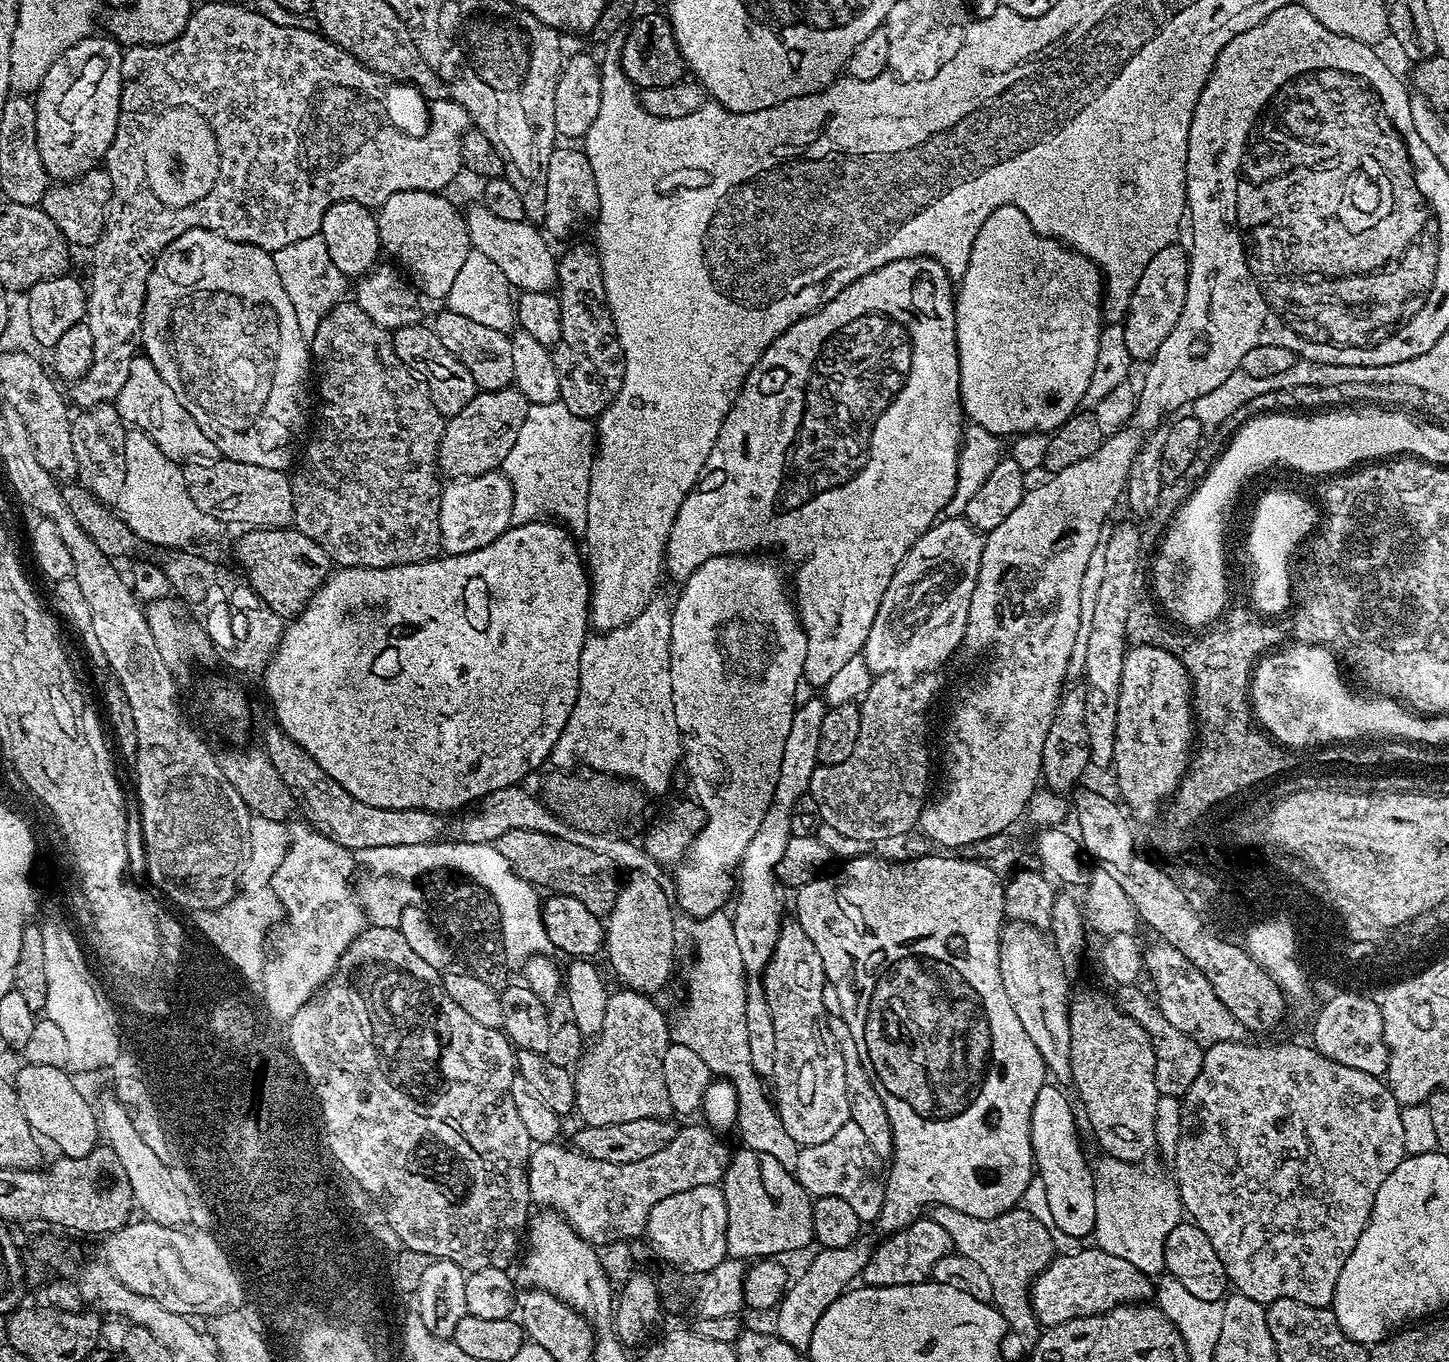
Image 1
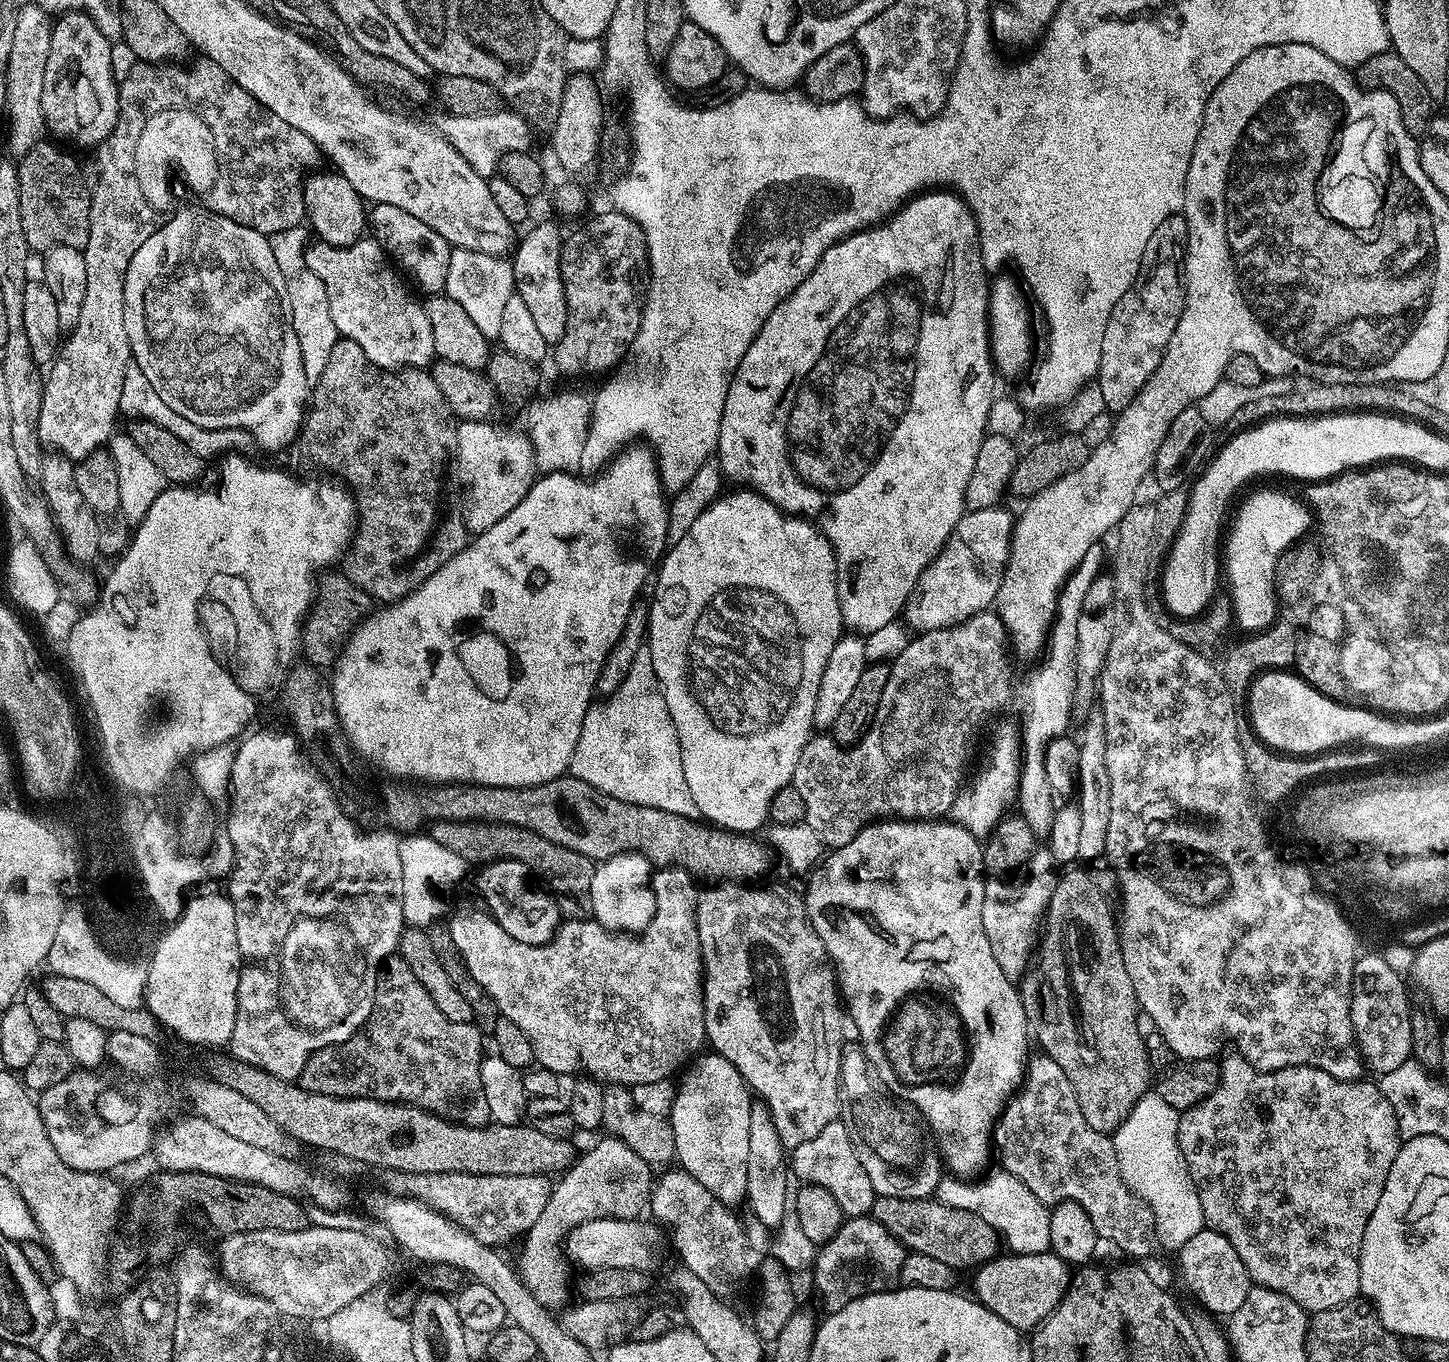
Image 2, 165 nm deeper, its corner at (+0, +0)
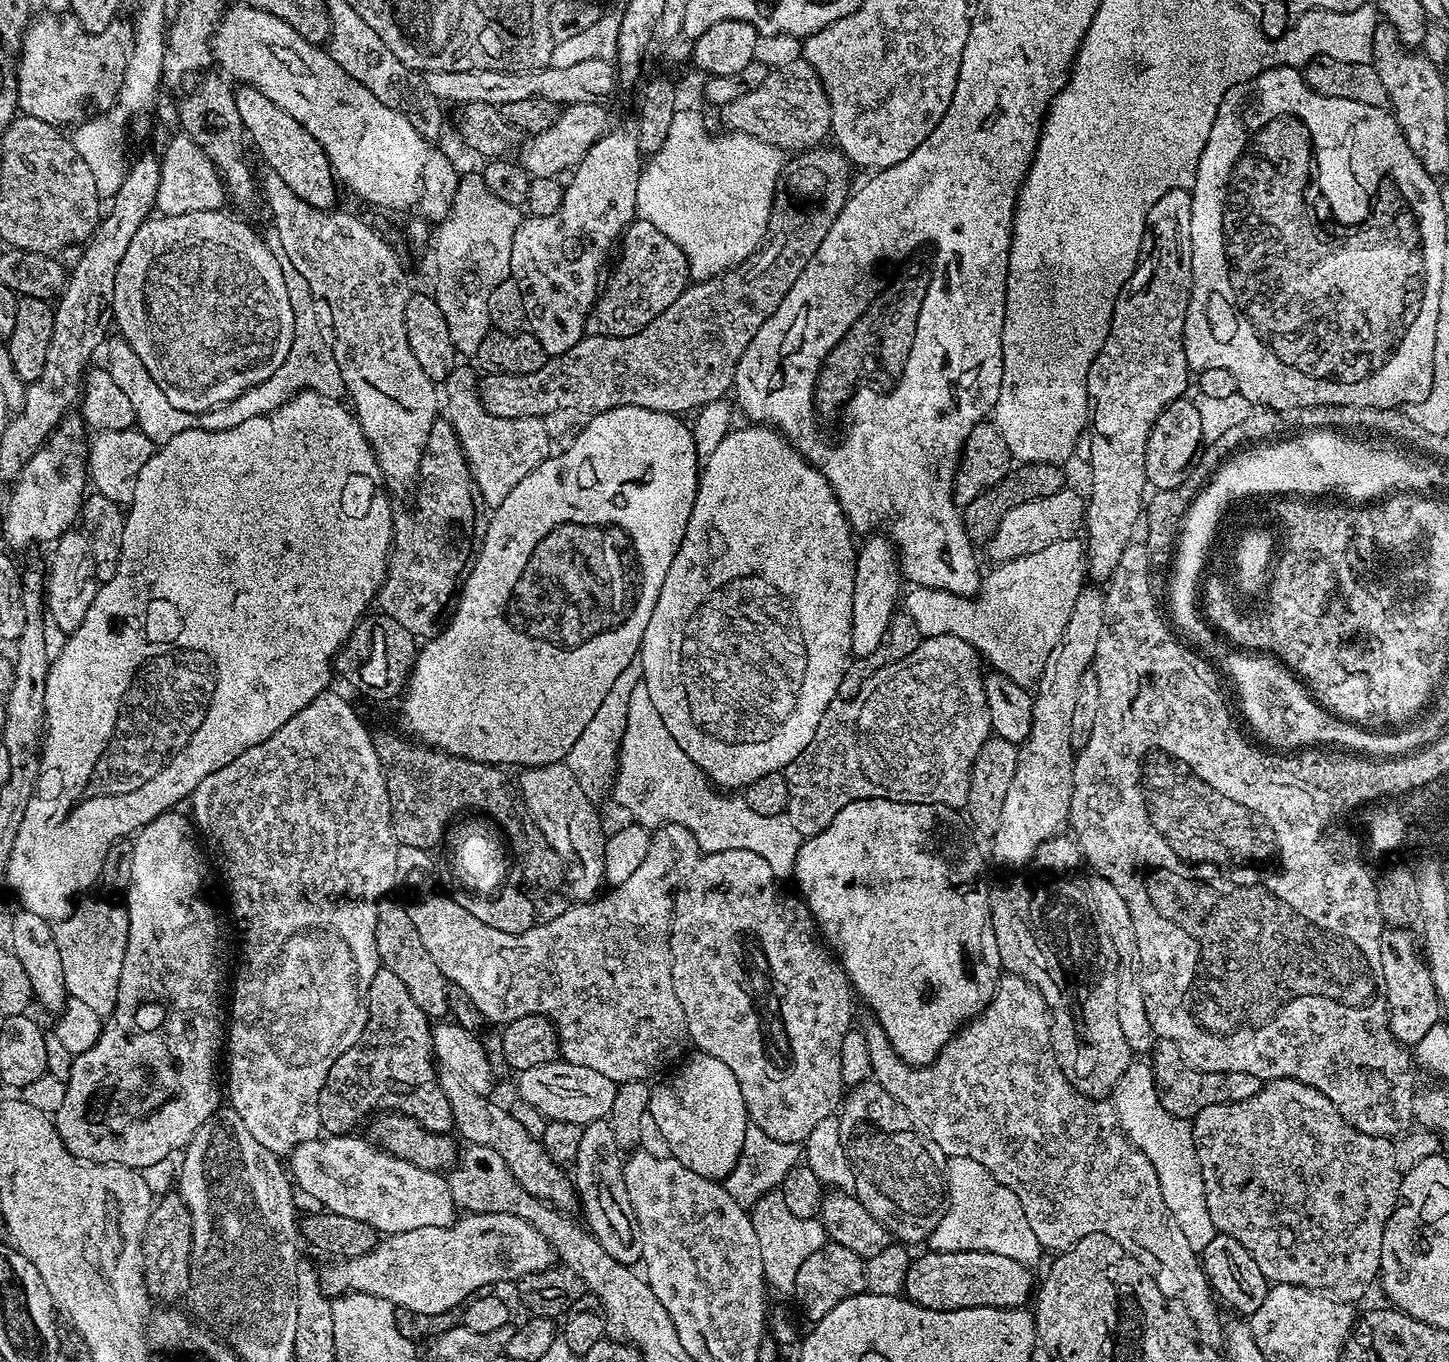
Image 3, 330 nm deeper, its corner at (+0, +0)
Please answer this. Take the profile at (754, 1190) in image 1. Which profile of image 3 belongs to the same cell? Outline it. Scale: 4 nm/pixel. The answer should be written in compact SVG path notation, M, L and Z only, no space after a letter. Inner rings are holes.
M702 1051L695 1055L689 1055L665 1084L652 1088L648 1116L662 1130L673 1160L682 1162L682 1166L694 1170L694 1174L702 1174L707 1180L719 1181L734 1170L750 1121L738 1078L734 1078L730 1066Z

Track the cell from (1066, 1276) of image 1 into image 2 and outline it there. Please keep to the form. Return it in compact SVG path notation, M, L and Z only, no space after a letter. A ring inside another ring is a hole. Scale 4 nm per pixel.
M1051 1250L1038 1254L997 1254L987 1264L981 1264L971 1273L971 1295L982 1306L986 1306L1002 1322L1010 1322L1010 1326L1021 1330L1035 1330L1042 1321L1062 1302L1062 1298L1068 1293L1070 1283L1070 1266L1062 1258L1058 1258Z

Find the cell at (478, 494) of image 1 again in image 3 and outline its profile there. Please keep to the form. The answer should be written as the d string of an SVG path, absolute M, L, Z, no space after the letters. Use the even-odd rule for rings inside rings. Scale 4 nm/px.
M454 366L442 381L442 408L443 411L448 411L445 412L446 419L460 440L479 499L484 499L489 504L489 509L494 510L505 500L506 494L510 494L510 490L514 490L514 486L518 486L526 474L530 474L530 470L548 459L548 447L553 447L554 441L546 434L546 426L539 416L498 418L490 414L480 401L477 373L471 367L460 367Z

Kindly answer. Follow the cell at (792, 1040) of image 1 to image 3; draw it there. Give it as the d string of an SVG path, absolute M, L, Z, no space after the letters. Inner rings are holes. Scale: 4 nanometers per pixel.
M718 850L701 855L698 866L690 870L690 874L684 879L682 887L674 897L670 930L672 977L674 994L678 994L678 1002L682 1002L682 1014L686 1014L689 1041L699 1051L710 1054L718 1058L718 1062L726 1062L726 1066L730 1066L734 1078L738 1078L742 1102L746 1102L749 1121L766 1134L770 1134L770 1138L778 1138L778 1142L803 1145L810 1130L814 1130L814 1126L818 1126L822 1118L833 1115L841 1107L842 1097L846 1092L842 1078L842 1040L854 1024L852 1022L854 994L839 960L826 947L808 905L799 895L791 896L786 889L780 888L780 884L781 881L774 874L774 870L770 870L770 862L766 862L766 858L753 854L750 850Z

